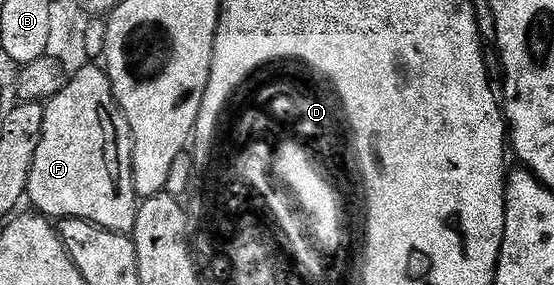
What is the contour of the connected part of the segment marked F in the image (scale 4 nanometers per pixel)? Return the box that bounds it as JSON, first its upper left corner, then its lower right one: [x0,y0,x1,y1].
[27,65,139,233]

